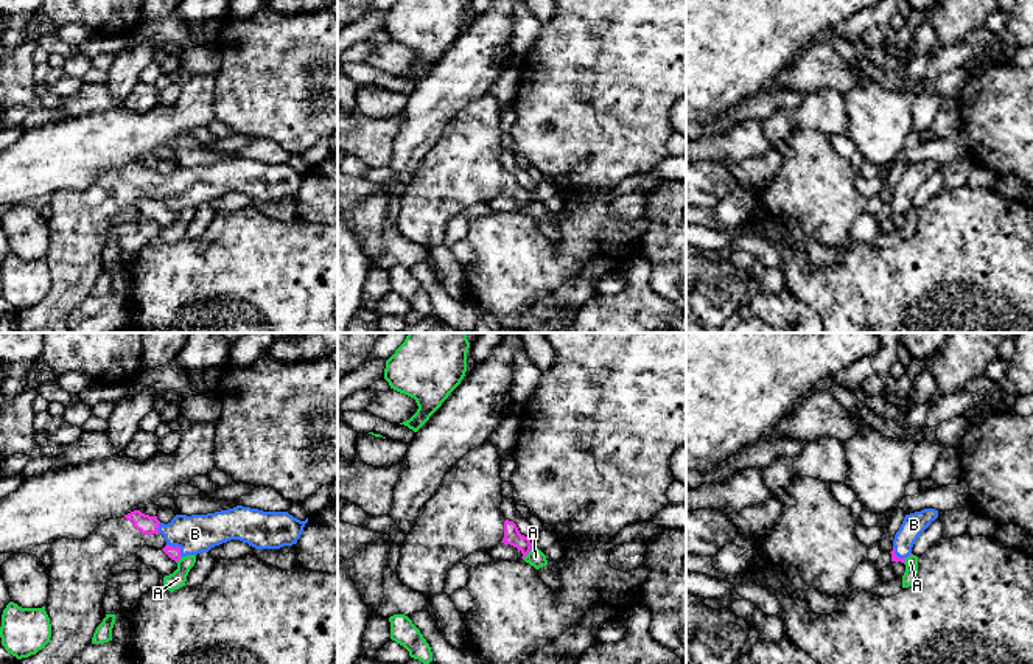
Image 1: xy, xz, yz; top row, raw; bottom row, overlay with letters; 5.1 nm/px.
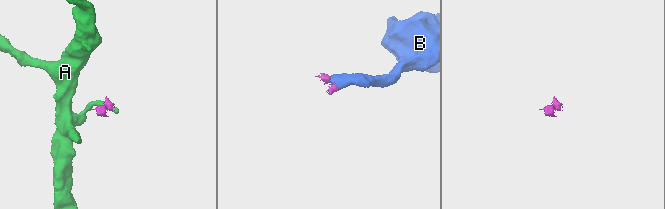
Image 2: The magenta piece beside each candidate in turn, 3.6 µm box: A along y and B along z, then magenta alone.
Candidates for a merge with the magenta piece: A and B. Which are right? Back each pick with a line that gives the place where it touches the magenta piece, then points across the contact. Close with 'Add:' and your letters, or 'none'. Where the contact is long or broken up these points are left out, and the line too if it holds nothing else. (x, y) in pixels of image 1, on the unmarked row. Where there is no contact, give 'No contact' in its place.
B: Touches magenta at xy (176, 198)
Add: B

